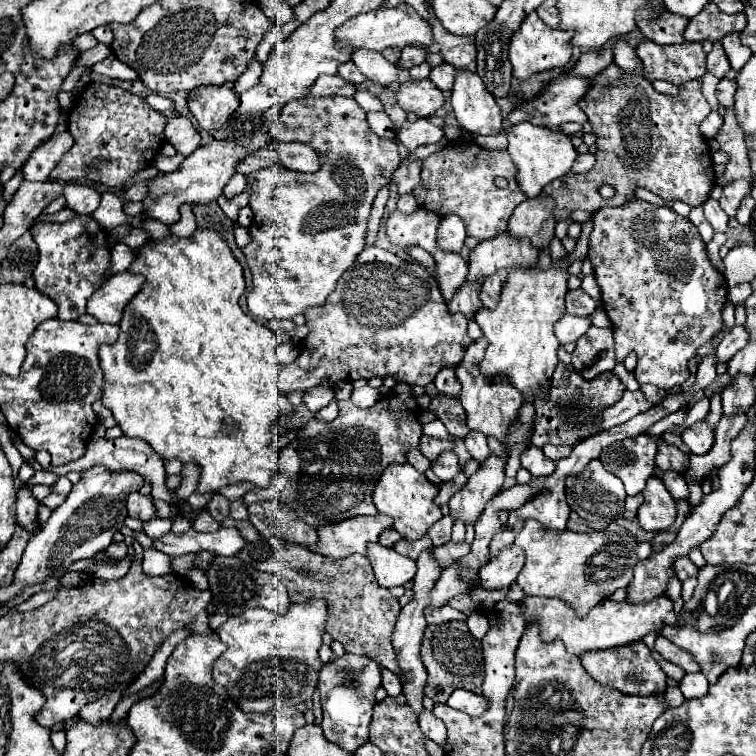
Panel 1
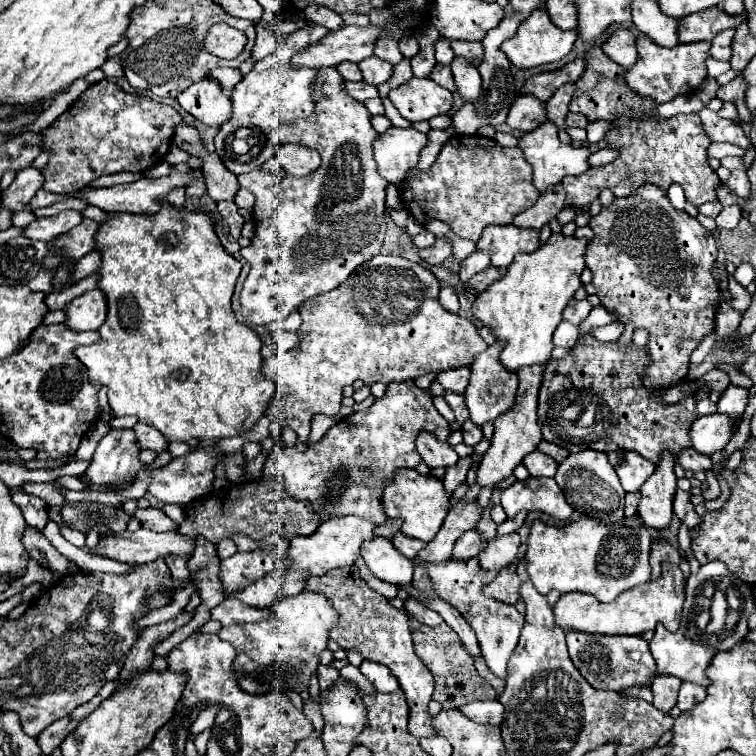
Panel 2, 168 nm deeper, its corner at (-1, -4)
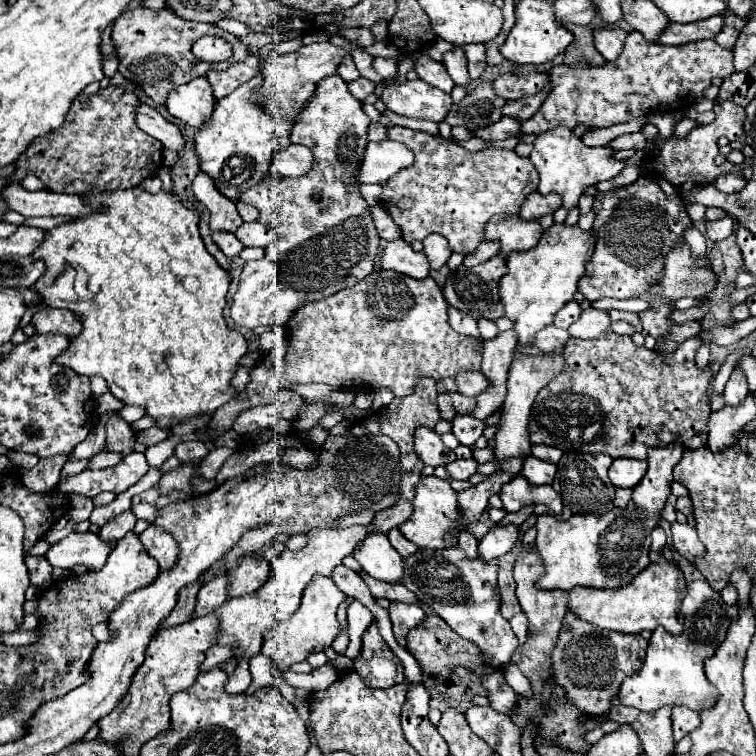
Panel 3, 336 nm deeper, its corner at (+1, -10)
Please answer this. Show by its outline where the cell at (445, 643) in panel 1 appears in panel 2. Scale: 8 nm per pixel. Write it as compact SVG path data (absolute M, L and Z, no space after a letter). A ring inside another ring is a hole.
M440 623L438 627L422 625L420 629L412 631L412 637L414 637L416 655L424 661L424 665L432 671L436 679L434 699L442 703L444 709L454 709L468 701L476 701L476 699L496 699L496 691L478 675L472 657L464 651L452 627L448 627L446 623Z

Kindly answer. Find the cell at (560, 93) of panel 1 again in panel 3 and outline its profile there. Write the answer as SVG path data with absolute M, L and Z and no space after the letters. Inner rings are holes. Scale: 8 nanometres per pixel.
M502 117L500 123L494 123L494 127L478 129L476 137L496 141L496 139L508 139L508 137L518 137L522 135L522 121L516 117Z

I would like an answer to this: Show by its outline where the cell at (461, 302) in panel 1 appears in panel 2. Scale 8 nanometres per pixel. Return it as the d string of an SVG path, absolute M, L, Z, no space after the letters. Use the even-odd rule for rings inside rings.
M474 251L472 255L468 255L466 259L460 261L460 281L466 283L474 273L486 269L488 265L490 265L490 261L488 261L488 253Z

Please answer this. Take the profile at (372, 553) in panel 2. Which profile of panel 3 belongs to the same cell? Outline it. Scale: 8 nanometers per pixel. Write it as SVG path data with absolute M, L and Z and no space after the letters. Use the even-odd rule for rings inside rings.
M370 533L356 549L354 559L362 565L362 569L380 581L386 583L400 583L404 573L404 559L400 553L390 545L386 535Z

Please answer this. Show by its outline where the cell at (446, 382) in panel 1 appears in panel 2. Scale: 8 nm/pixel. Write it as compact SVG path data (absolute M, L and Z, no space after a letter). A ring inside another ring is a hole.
M460 367L460 369L452 369L452 371L442 371L438 375L438 381L446 391L464 393L468 387L468 381L470 381L470 369Z

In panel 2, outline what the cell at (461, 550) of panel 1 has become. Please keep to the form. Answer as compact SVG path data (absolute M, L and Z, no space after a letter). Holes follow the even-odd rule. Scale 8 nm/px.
M470 529L468 533L460 535L454 545L454 559L472 559L480 553L480 533L476 529Z

